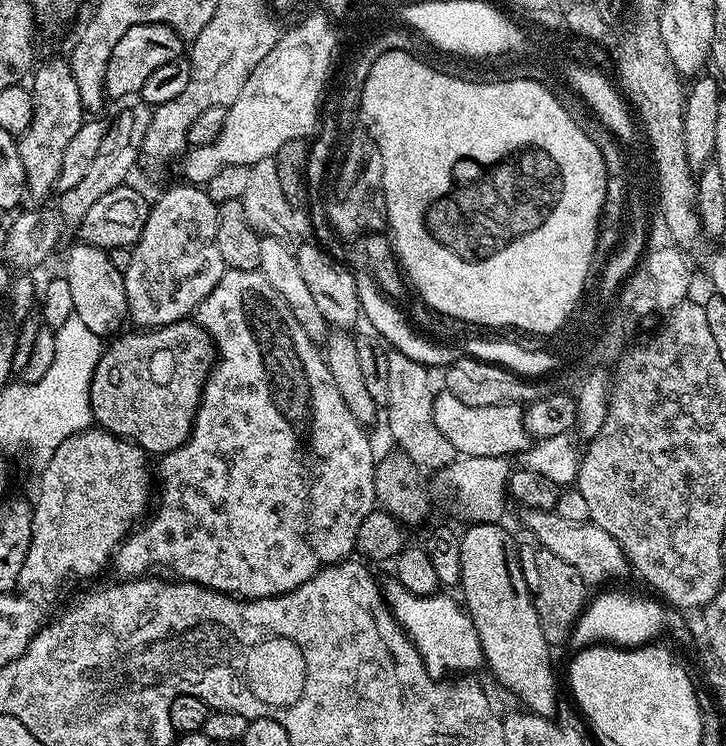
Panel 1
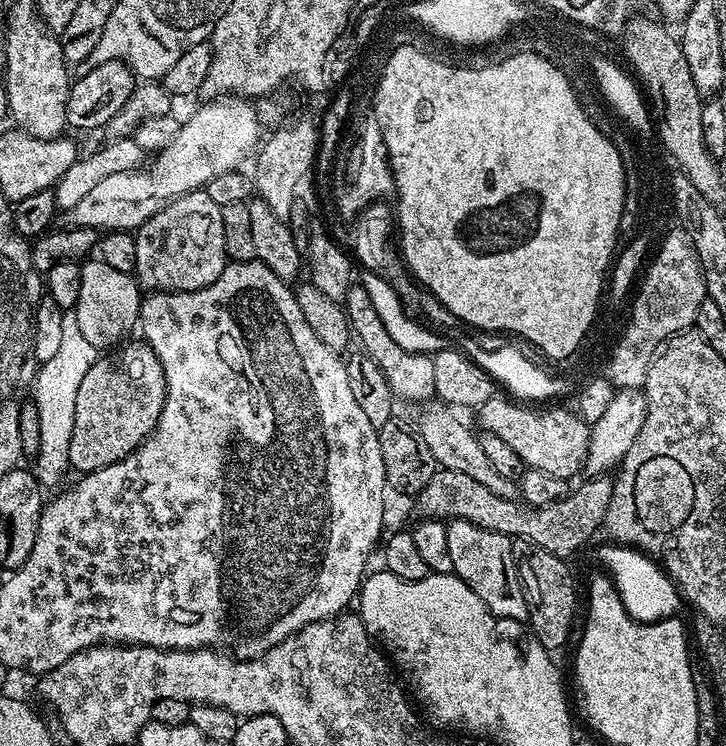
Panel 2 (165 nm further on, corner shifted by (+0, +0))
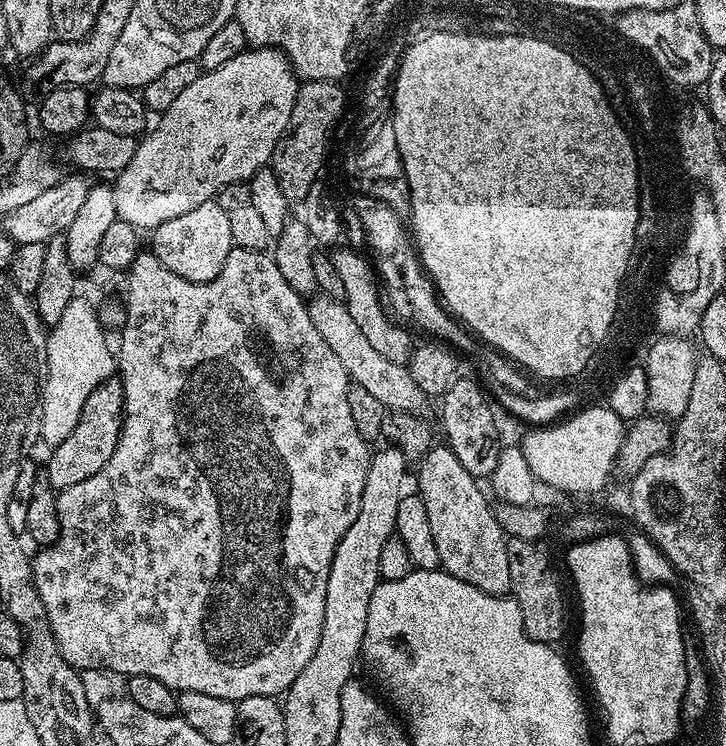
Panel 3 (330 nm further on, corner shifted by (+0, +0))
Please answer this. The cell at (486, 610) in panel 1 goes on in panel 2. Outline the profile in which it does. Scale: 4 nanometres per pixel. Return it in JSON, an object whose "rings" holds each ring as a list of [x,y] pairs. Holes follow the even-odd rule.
{"rings":[[[453,520],[448,524],[446,543],[450,549],[452,572],[462,582],[466,582],[466,586],[470,586],[470,590],[474,590],[478,598],[482,598],[493,616],[501,621],[527,621],[528,603],[520,581],[520,568],[516,565],[513,537],[482,530],[482,526],[474,526],[474,522]]]}

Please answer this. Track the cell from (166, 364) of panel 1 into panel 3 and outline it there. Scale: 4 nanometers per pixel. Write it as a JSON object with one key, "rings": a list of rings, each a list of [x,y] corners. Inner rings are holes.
{"rings":[[[113,378],[102,382],[86,398],[82,406],[82,414],[78,414],[78,426],[70,430],[70,435],[58,445],[51,449],[48,456],[48,481],[50,486],[57,490],[75,486],[78,482],[86,482],[106,462],[110,462],[110,454],[114,454],[114,446],[118,446],[120,428],[124,424],[124,387],[121,386],[119,379]]]}

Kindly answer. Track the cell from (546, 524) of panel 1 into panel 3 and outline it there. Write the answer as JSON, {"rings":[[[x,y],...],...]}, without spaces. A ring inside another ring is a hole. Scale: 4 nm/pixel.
{"rings":[[[316,294],[307,301],[307,306],[310,322],[314,322],[314,330],[322,334],[322,342],[326,342],[326,346],[330,346],[330,350],[338,357],[338,362],[342,362],[351,383],[364,387],[372,397],[378,398],[385,410],[415,413],[421,411],[420,407],[426,404],[426,397],[422,390],[418,390],[414,378],[410,378],[407,367],[398,362],[390,362],[390,358],[378,354],[378,350],[370,346],[344,301],[335,301],[334,298]]]}

